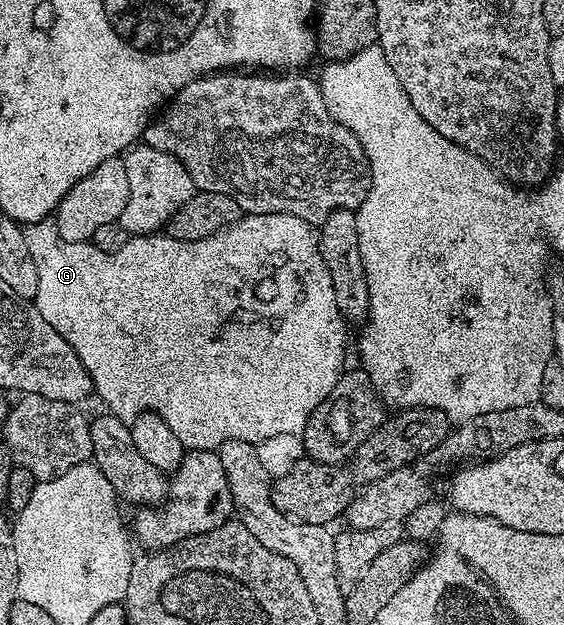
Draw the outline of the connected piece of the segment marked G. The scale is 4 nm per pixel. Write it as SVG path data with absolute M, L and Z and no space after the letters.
M251 213L221 233L213 233L211 237L181 241L169 235L134 235L120 251L111 253L98 250L90 241L66 242L50 223L31 224L25 230L25 235L32 263L36 263L38 280L32 304L38 308L40 315L44 315L44 319L48 319L48 323L52 323L52 327L56 327L56 331L60 331L60 335L64 335L64 339L68 339L72 351L76 351L80 363L84 363L92 379L96 397L106 401L105 408L127 423L149 413L157 415L165 425L172 427L172 435L180 439L183 450L217 451L229 441L261 443L274 435L301 434L312 411L316 411L316 407L328 399L327 389L304 389L304 379L306 375L310 377L310 369L314 369L312 373L318 377L324 377L322 381L328 387L328 369L347 368L347 318L336 303L332 275L324 263L324 255L320 255L318 233L309 221L287 213Z

